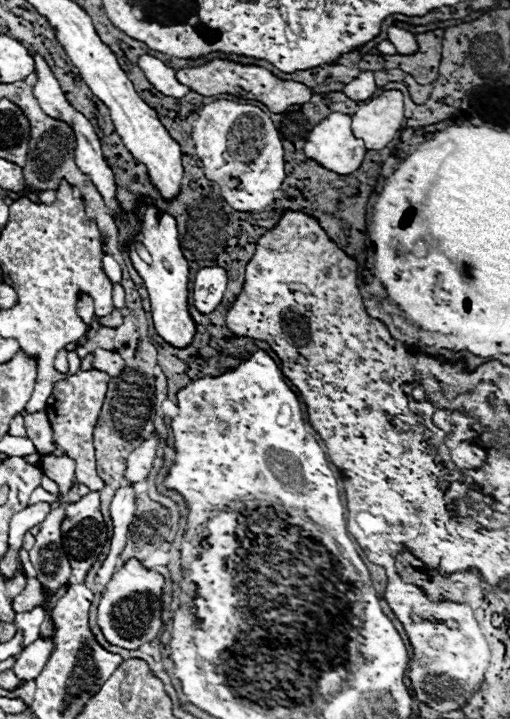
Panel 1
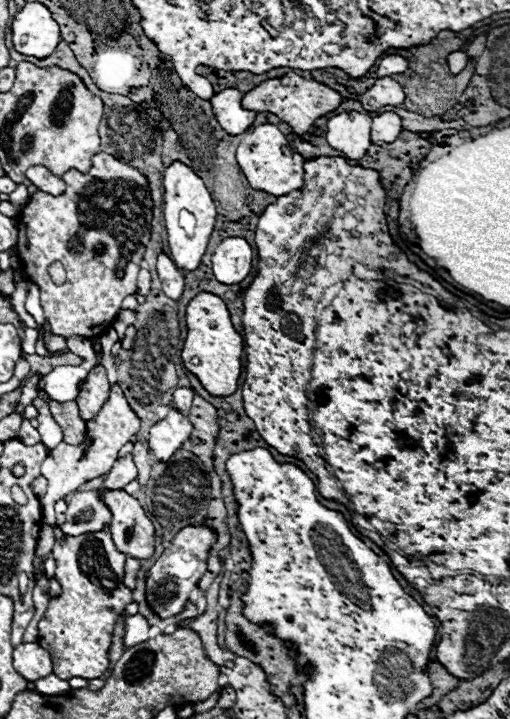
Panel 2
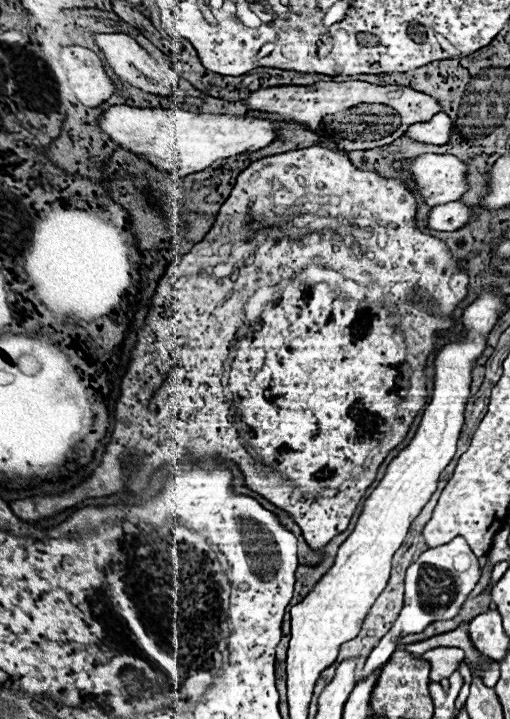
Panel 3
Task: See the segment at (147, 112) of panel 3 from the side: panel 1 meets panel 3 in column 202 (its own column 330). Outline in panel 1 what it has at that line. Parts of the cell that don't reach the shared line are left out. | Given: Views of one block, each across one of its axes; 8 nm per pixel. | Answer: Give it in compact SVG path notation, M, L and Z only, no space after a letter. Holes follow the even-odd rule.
M334 112L310 130L304 154L336 174L352 174L360 168L366 148L364 142L352 134L352 118Z

